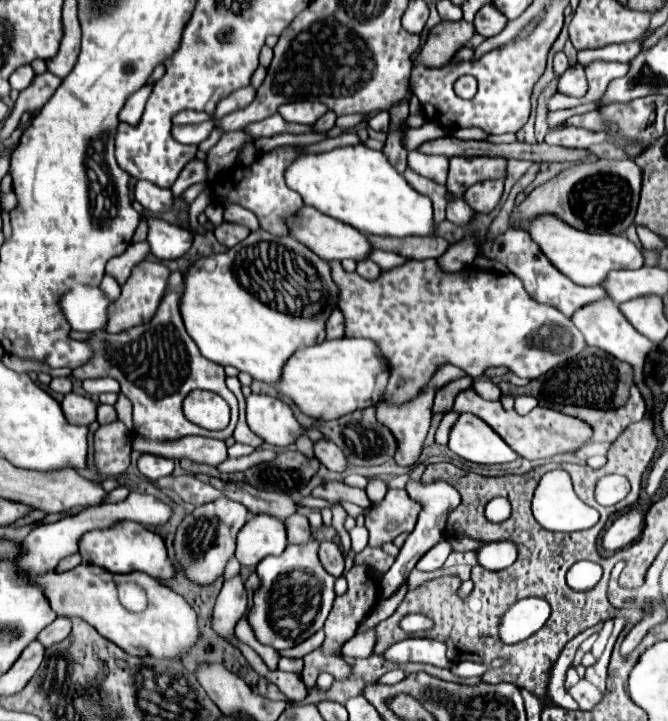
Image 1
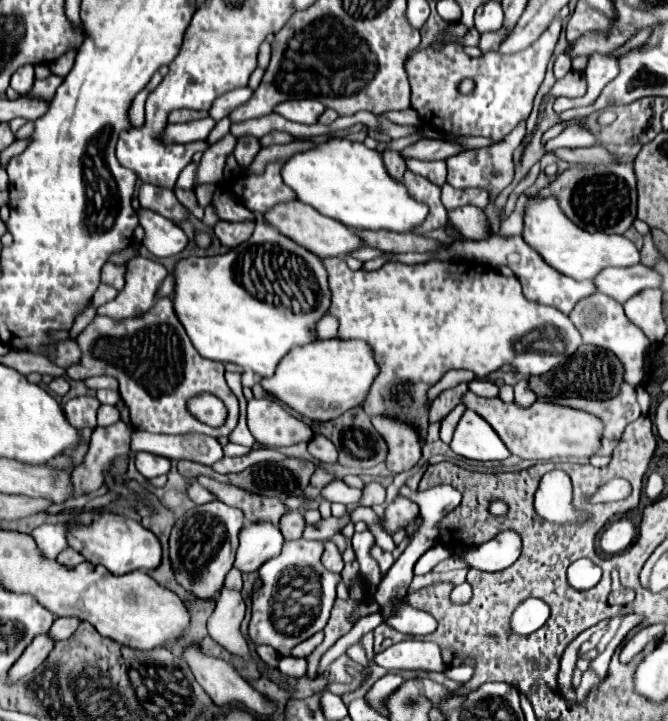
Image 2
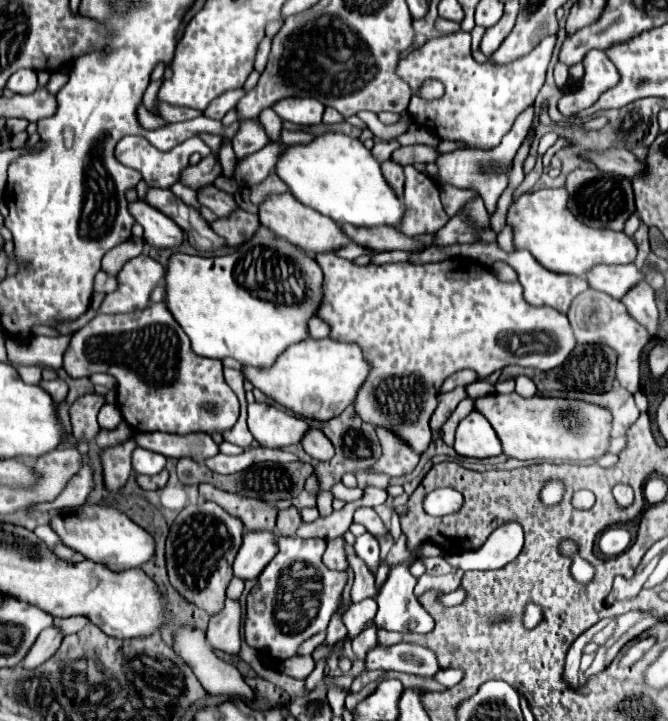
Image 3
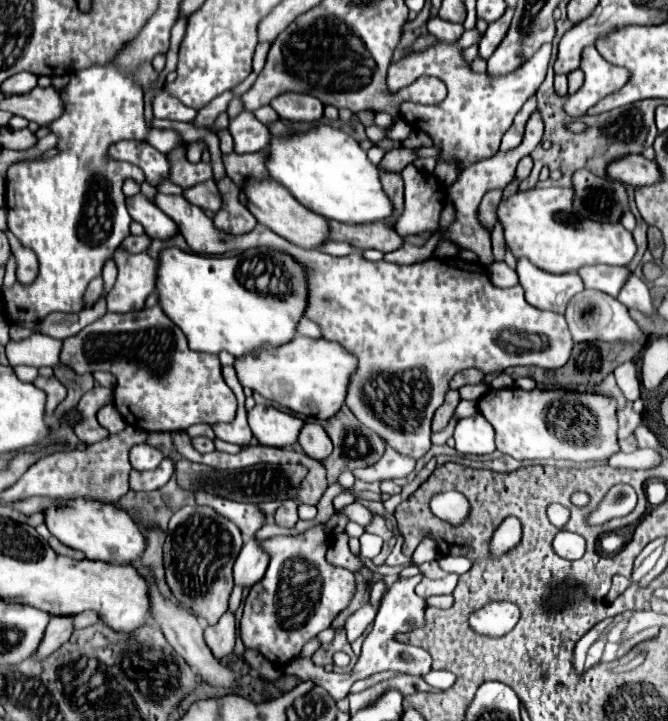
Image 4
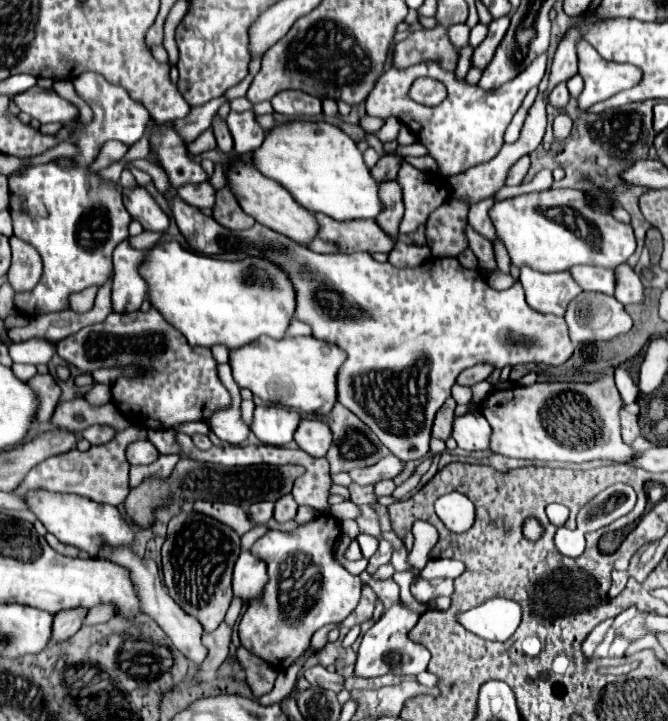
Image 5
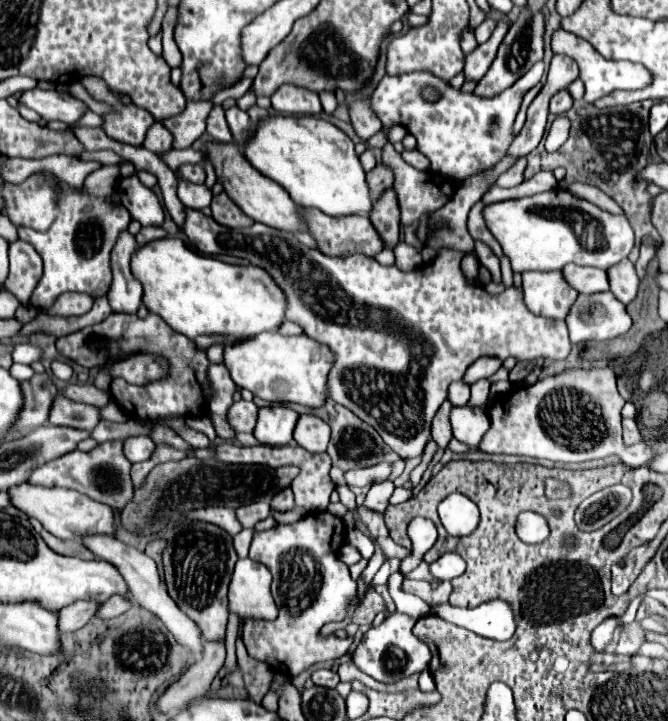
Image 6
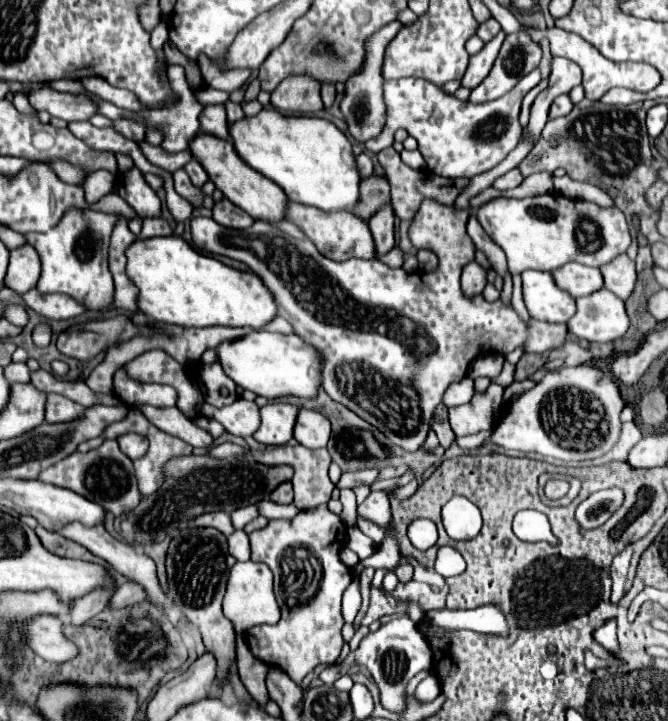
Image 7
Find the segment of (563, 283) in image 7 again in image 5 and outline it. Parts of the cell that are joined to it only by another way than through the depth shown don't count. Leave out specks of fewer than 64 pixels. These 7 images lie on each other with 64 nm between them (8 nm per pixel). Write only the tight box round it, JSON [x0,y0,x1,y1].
[568,266,616,294]

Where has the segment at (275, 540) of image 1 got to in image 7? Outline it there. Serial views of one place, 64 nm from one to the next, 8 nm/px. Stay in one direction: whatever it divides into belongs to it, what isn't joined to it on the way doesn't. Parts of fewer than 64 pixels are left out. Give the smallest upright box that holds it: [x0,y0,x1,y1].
[224,562,280,634]

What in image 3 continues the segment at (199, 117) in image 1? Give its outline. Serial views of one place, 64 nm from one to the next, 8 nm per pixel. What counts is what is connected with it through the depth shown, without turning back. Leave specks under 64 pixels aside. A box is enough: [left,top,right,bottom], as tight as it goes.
[158,104,202,122]

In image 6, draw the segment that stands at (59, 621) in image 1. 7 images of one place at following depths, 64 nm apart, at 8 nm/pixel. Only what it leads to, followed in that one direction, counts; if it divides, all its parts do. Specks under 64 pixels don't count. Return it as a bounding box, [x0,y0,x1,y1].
[96,596,134,618]

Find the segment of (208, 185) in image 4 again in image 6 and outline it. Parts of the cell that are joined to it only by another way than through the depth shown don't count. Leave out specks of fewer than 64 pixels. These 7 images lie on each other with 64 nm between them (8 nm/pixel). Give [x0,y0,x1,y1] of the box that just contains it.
[178,180,212,210]

